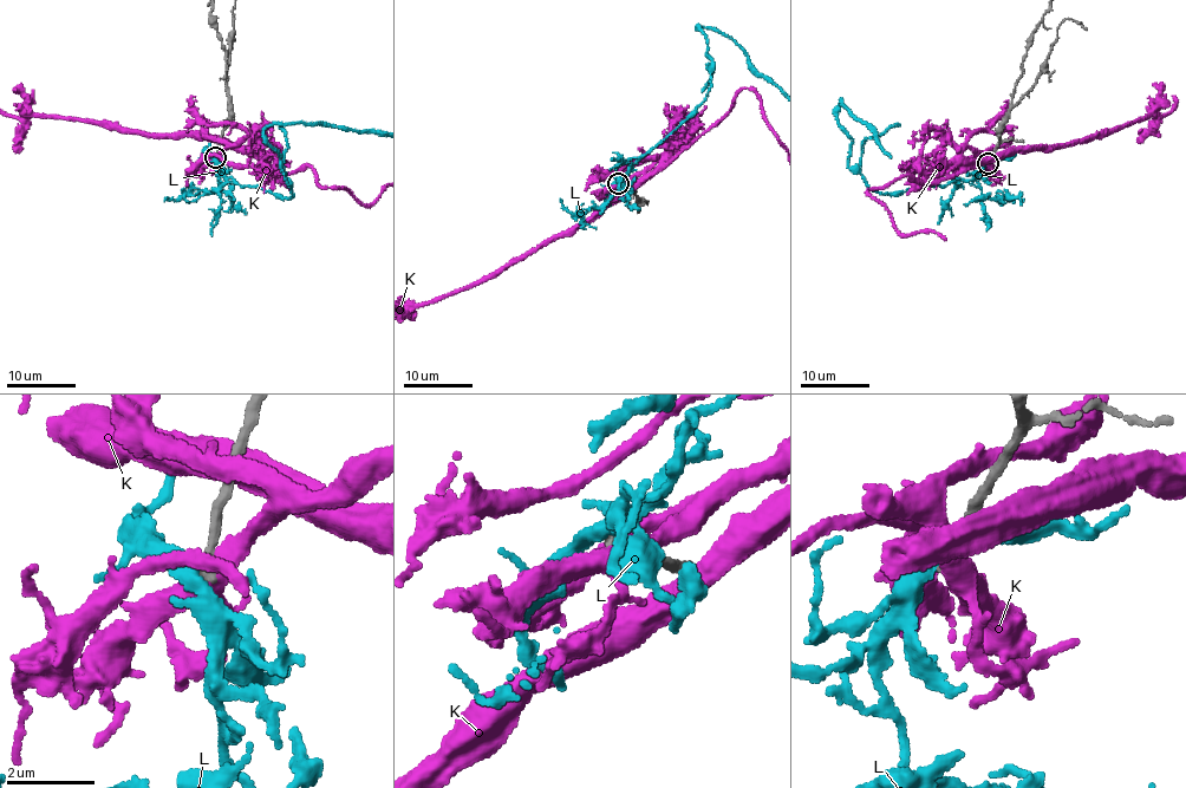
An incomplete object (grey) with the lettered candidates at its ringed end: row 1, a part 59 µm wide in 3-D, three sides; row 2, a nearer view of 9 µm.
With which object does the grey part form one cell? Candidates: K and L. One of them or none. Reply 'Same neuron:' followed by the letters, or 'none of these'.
Same neuron: none of these

